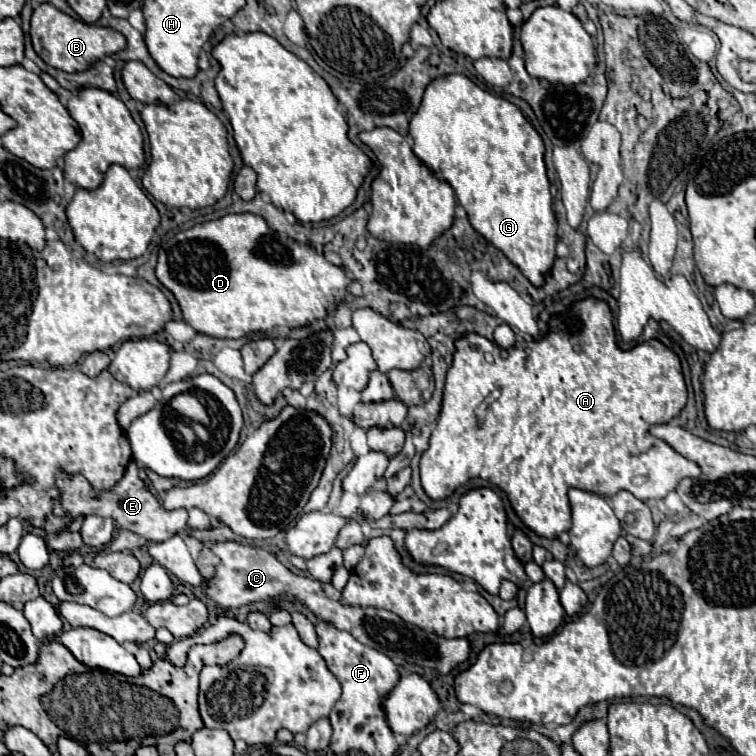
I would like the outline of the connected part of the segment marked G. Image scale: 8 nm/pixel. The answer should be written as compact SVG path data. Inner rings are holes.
M462 74L434 80L420 104L420 112L412 118L410 136L414 138L414 154L444 178L456 192L460 206L466 210L472 228L486 238L488 244L504 252L504 256L536 286L544 286L544 276L556 260L558 224L552 208L550 182L546 178L544 142L518 106L506 98L494 96Z

